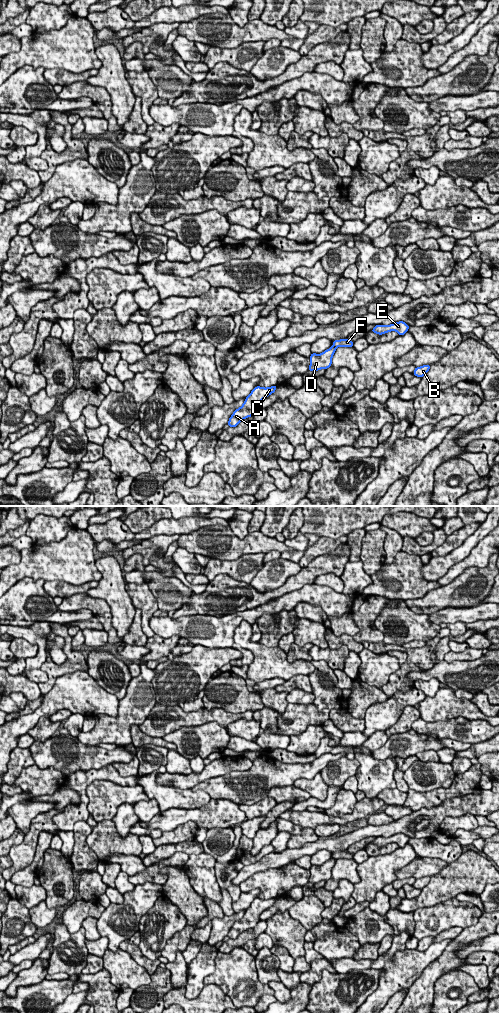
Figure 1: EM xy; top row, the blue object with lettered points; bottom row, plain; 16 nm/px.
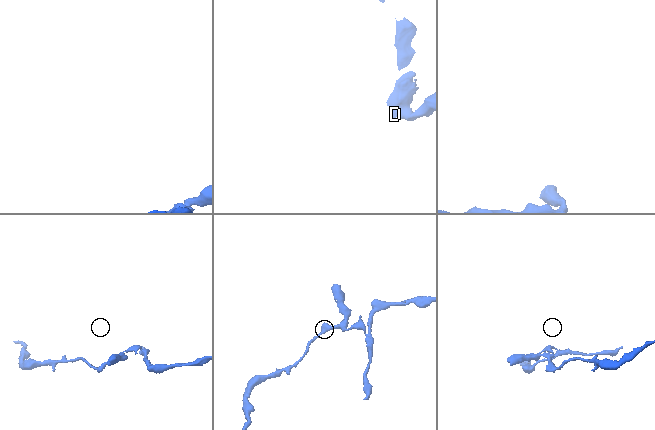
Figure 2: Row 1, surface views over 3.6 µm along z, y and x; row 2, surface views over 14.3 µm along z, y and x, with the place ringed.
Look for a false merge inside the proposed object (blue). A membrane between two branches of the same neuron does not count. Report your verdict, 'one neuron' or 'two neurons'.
two neurons

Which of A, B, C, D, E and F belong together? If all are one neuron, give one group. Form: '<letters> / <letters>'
A C D / B E F

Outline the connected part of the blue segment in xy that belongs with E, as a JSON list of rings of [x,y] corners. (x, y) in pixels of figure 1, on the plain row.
[[[399,833],[387,838],[375,837],[375,839],[371,843],[379,847],[388,845],[390,843],[396,843],[399,847],[403,848],[408,843],[408,841],[409,841],[409,837],[407,837],[403,833]]]

